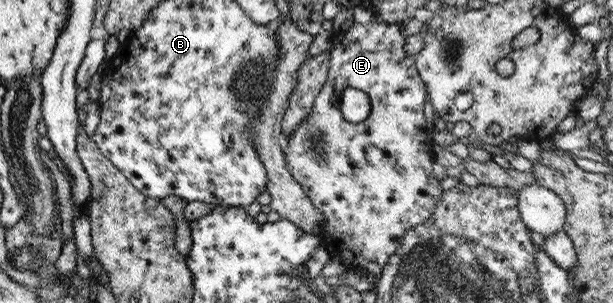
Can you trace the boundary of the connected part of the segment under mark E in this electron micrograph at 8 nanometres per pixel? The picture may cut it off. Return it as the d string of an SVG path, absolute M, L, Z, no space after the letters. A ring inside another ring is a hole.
M376 17L375 20L364 21L364 23L358 19L353 21L350 29L344 28L341 32L334 32L332 39L332 45L329 48L330 62L327 70L327 80L312 101L311 109L307 112L307 115L290 131L290 134L287 134L287 138L282 138L283 155L287 170L292 175L292 179L300 184L300 188L304 190L306 197L312 202L312 207L322 215L320 229L326 229L326 231L321 232L322 240L320 243L324 246L328 255L330 257L338 257L347 269L353 268L353 270L357 270L357 268L363 268L371 272L372 276L378 278L388 258L394 255L394 252L398 249L400 240L403 238L406 230L425 222L430 217L432 209L436 207L436 202L440 201L440 195L443 192L440 190L440 180L432 175L432 163L434 160L432 159L431 132L434 129L432 123L426 123L422 115L422 106L424 106L425 102L425 84L417 75L413 56L406 55L406 52L402 49L405 38L401 33L399 24L386 23L376 19ZM346 87L361 90L368 97L370 110L368 116L360 122L348 122L340 112L339 99L342 90ZM333 94L338 96L335 102L331 101Z

